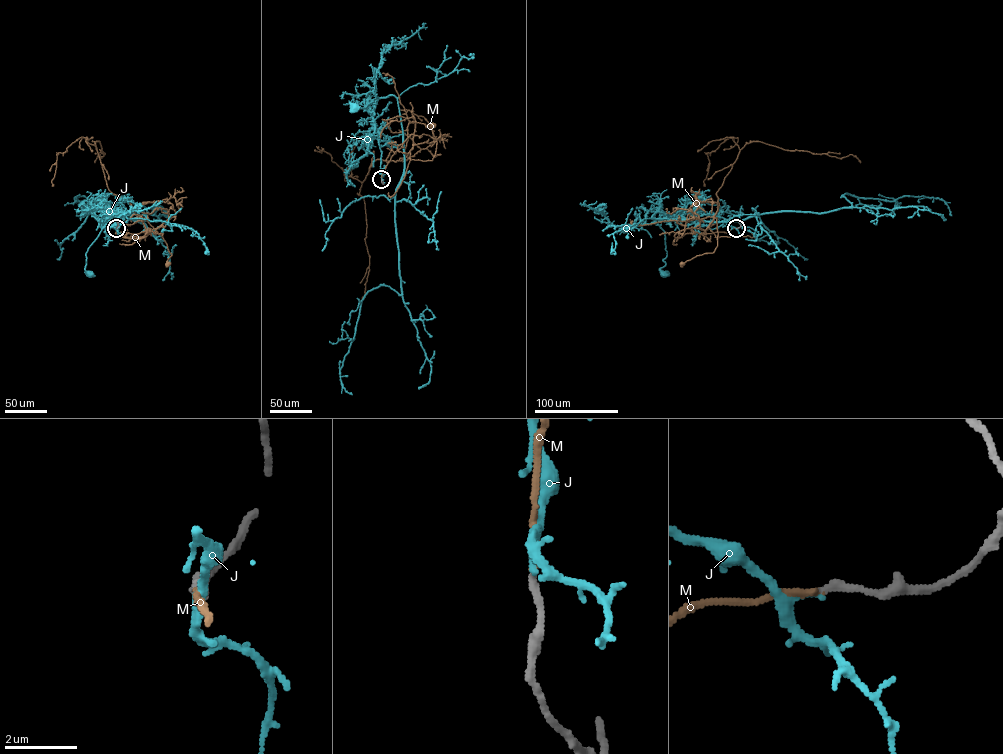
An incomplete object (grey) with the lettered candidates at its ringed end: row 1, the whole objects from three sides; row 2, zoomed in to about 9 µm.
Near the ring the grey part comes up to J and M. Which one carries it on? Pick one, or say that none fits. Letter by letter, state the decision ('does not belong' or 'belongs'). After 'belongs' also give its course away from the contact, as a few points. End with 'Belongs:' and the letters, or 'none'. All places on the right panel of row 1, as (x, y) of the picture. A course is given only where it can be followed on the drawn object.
J: does not belong
M: belongs; course (736, 228), (727, 233), (703, 234), (692, 228), (705, 229), (715, 218), (717, 246), (713, 252), (682, 264)
Belongs: M

